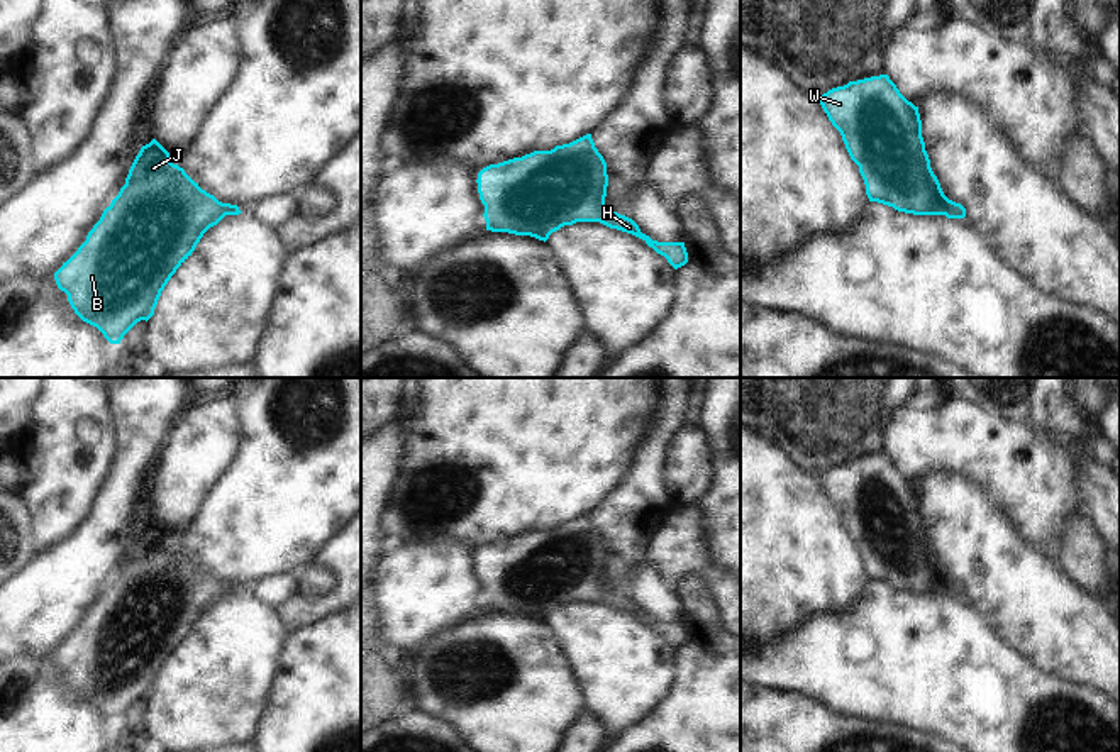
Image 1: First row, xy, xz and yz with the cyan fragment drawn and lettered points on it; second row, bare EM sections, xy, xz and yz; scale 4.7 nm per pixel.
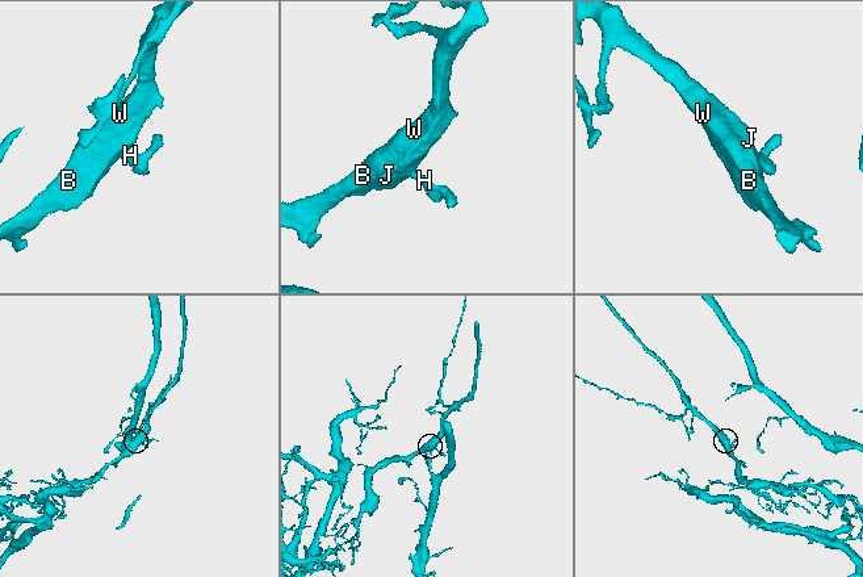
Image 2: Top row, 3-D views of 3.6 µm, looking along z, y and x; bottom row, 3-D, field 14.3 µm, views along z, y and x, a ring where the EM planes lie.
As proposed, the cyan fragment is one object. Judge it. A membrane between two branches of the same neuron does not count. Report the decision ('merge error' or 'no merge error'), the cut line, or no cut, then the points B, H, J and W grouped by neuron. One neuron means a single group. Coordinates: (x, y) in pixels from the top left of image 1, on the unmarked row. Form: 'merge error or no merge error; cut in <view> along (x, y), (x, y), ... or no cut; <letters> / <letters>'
no merge error; no cut; B H J W

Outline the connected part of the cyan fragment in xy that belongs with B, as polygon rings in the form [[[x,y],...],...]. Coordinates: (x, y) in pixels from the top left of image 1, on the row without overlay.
[[[152,518],[136,535],[125,564],[103,589],[78,630],[54,652],[56,664],[68,674],[75,693],[97,706],[110,723],[120,723],[124,715],[141,699],[149,699],[161,671],[176,649],[191,635],[203,613],[225,594],[242,593],[237,584],[222,583],[195,562],[183,547],[171,542],[169,532]]]

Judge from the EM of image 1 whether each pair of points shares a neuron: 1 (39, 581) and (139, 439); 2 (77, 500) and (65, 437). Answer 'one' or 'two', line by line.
1: one
2: one

